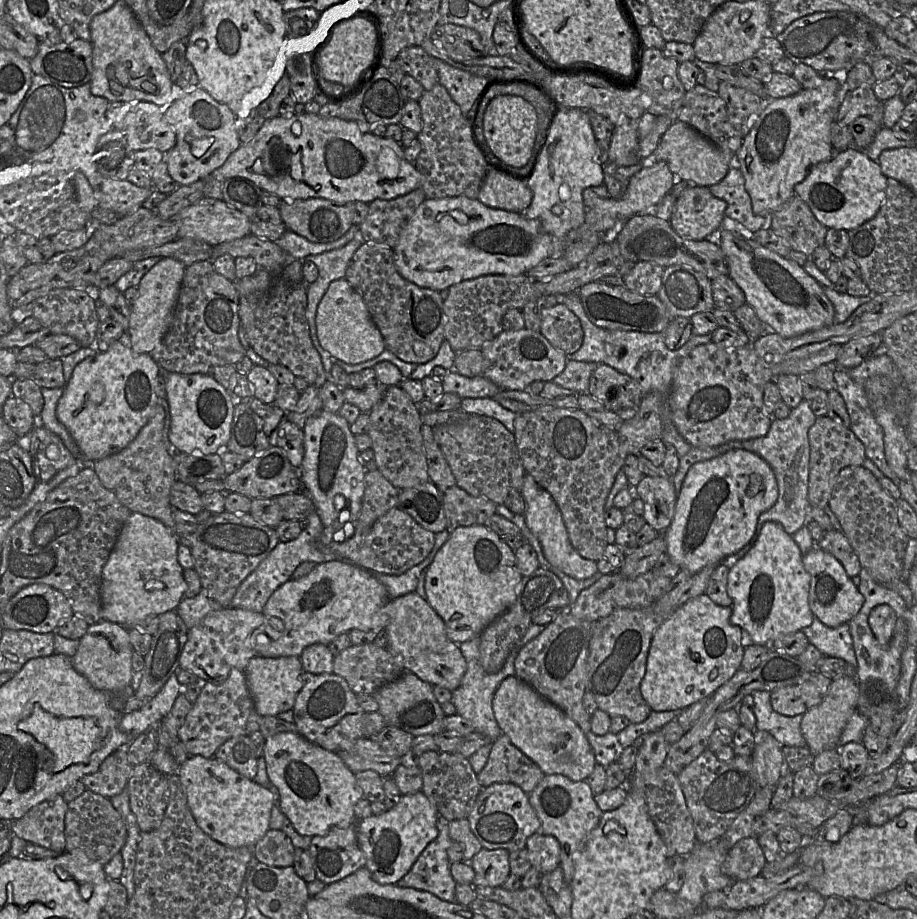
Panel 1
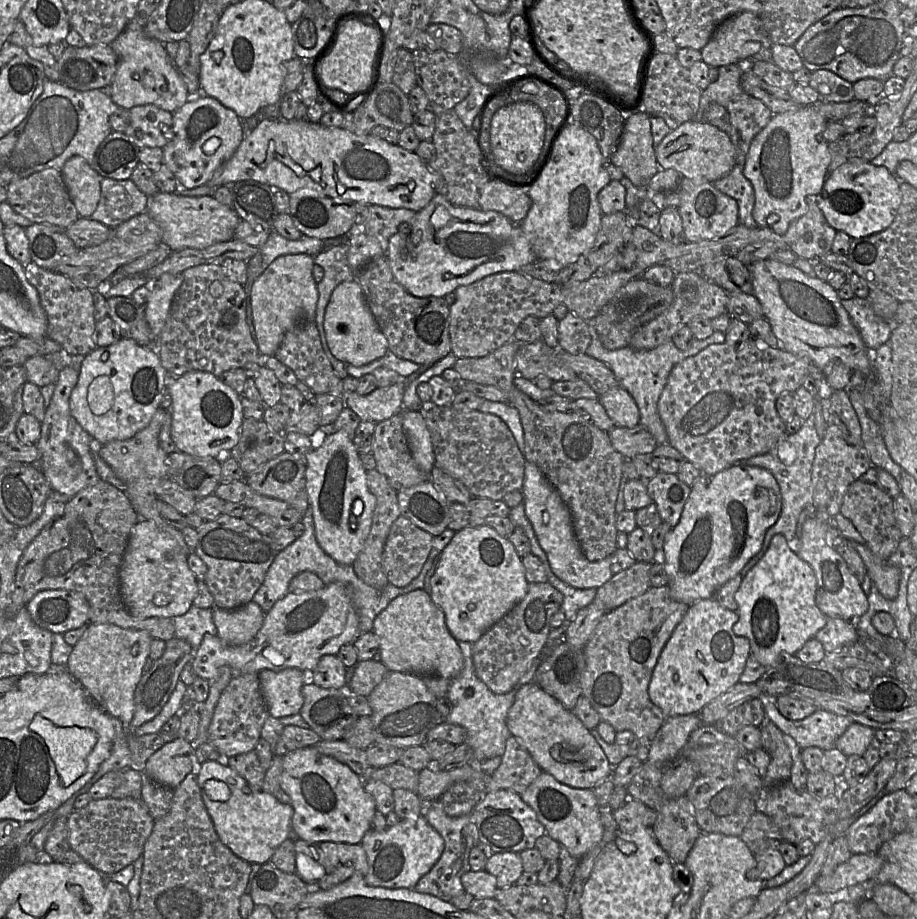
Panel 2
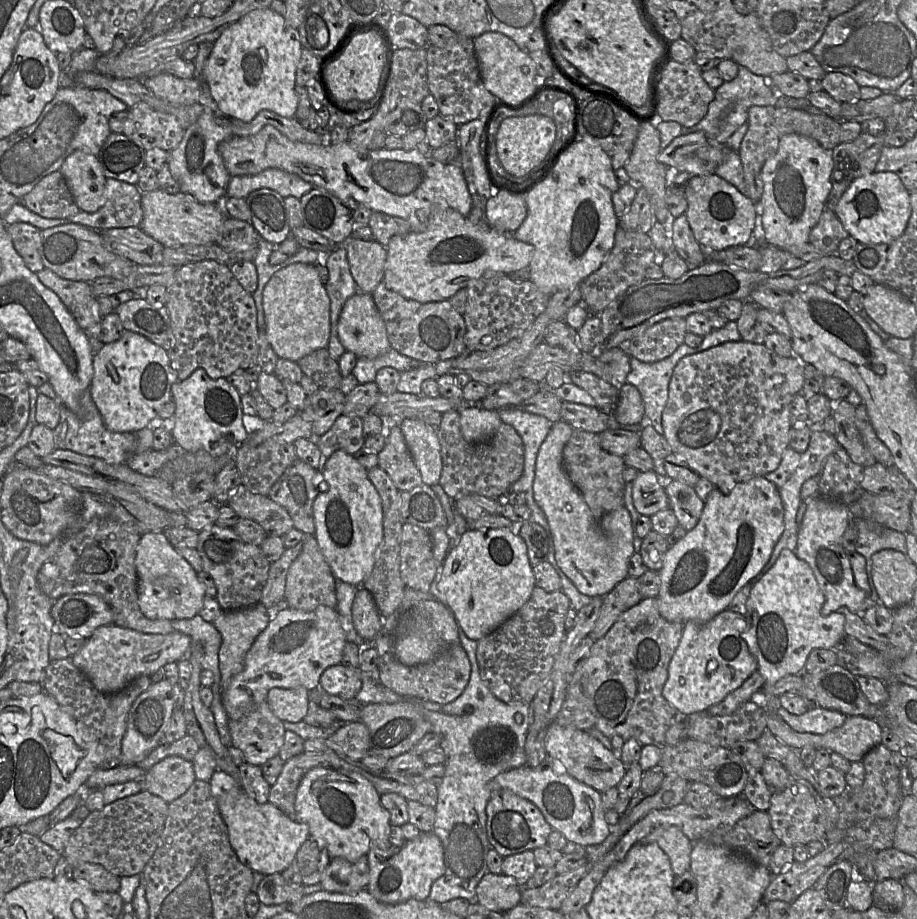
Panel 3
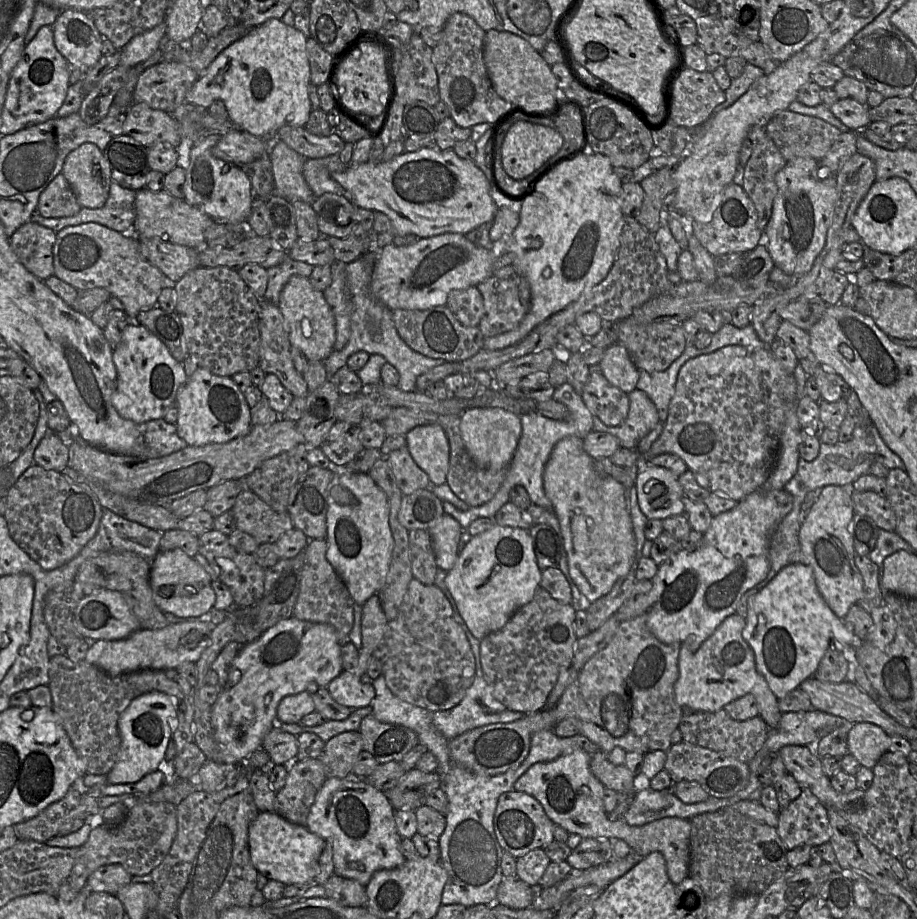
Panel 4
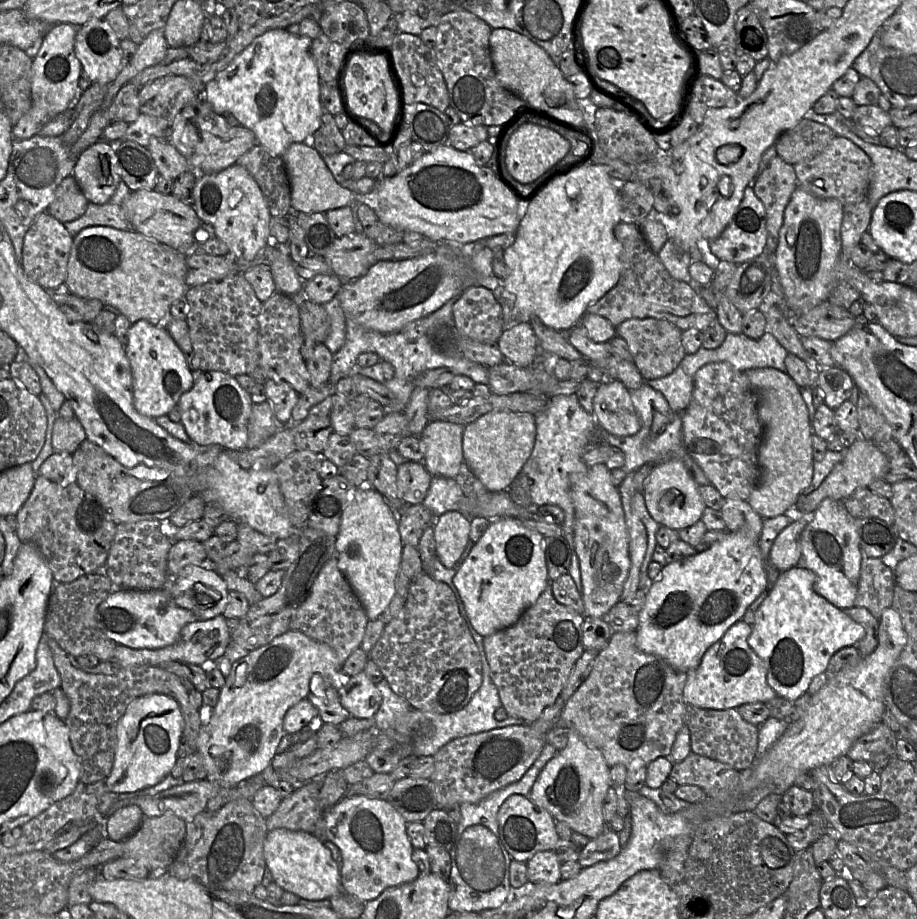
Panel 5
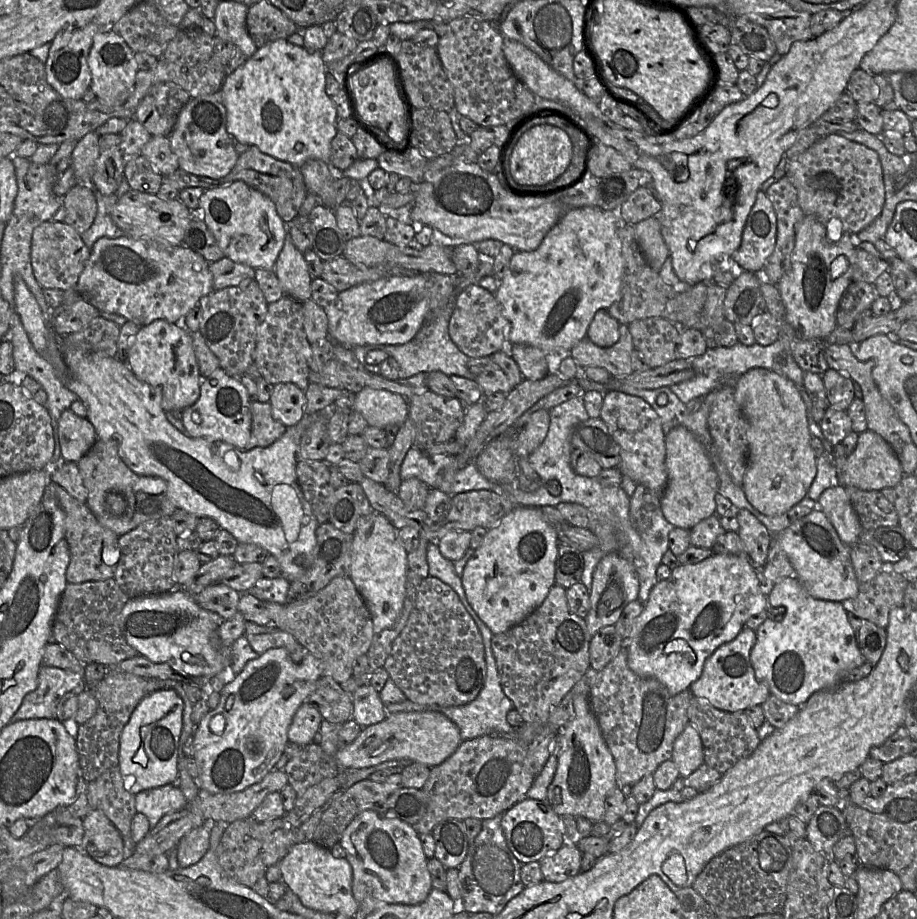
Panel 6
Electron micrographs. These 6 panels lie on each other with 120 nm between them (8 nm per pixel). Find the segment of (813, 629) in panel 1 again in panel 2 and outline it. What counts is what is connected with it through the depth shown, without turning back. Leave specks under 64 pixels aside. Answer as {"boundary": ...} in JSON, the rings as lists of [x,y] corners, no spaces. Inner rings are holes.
{"boundary":[[[831,617],[828,618],[825,626],[816,633],[814,638],[822,643],[826,653],[831,653],[840,647],[855,643],[859,636],[852,622]]]}

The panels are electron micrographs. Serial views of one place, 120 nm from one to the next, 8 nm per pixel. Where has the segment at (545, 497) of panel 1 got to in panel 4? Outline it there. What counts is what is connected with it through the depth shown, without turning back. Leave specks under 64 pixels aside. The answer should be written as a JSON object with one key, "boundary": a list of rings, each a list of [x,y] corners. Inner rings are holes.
{"boundary":[[[567,436],[555,444],[543,472],[544,492],[559,520],[570,576],[580,593],[590,603],[608,594],[617,580],[629,572],[636,553],[636,539],[624,486],[611,475],[598,475],[593,461],[594,459],[584,451],[583,439]]]}

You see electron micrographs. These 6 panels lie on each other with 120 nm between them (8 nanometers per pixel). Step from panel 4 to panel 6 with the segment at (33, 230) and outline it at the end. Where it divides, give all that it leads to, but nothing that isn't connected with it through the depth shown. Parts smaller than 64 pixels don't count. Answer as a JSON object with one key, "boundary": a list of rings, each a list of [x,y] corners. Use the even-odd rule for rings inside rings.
{"boundary":[[[45,221],[32,233],[31,265],[35,279],[44,289],[75,289],[89,255],[90,250],[84,244],[81,235],[64,222]]]}

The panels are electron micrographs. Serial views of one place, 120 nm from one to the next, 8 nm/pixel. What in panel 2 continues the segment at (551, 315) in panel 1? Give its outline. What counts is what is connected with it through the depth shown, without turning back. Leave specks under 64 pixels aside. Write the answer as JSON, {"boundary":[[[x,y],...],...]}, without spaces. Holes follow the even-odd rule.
{"boundary":[[[568,312],[558,321],[558,345],[564,351],[579,355],[584,354],[591,343],[588,323]]]}

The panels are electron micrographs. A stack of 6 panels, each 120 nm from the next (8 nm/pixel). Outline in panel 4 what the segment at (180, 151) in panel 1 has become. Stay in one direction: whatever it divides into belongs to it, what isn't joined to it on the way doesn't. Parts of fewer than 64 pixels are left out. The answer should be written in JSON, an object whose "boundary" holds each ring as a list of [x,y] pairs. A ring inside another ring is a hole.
{"boundary":[[[210,134],[190,147],[189,162],[185,169],[184,200],[201,209],[217,223],[245,224],[254,199],[252,184],[239,166],[213,156],[212,149],[221,137],[221,134]]]}

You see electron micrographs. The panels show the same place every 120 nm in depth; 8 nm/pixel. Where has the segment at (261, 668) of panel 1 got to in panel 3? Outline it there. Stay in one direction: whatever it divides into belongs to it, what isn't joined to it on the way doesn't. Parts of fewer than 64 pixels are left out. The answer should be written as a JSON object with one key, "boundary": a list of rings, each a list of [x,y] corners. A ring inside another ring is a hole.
{"boundary":[[[305,687],[272,688],[268,692],[267,702],[282,722],[300,722],[308,712],[309,690]]]}

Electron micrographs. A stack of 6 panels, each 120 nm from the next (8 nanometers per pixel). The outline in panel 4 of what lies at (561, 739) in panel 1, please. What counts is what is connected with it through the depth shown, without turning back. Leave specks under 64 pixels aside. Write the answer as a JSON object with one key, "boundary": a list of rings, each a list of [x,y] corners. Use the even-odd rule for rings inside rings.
{"boundary":[[[603,751],[591,754],[590,770],[604,785],[616,792],[634,793],[635,776],[623,765],[614,765]]]}

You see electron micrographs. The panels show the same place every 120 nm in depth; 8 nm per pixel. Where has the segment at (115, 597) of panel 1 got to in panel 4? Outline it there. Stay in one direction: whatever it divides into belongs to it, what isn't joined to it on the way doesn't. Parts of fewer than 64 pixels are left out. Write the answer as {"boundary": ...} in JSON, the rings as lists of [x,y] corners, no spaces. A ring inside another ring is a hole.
{"boundary":[[[180,549],[159,551],[151,563],[150,586],[155,604],[162,612],[187,621],[204,619],[214,608],[216,597],[211,582],[203,567]]]}

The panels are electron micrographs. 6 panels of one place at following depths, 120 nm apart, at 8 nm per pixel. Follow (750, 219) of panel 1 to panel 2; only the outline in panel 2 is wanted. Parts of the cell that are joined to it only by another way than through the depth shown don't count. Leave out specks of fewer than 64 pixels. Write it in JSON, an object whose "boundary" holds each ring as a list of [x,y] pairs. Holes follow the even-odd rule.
{"boundary":[[[736,164],[726,176],[713,182],[715,188],[736,200],[738,205],[739,224],[758,228],[753,217],[755,194],[751,182],[743,175],[743,166]]]}

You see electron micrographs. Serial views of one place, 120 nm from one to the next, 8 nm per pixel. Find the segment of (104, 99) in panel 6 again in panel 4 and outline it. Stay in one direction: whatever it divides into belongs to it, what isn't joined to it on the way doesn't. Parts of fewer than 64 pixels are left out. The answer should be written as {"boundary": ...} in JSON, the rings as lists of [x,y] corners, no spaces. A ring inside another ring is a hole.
{"boundary":[[[61,10],[51,28],[57,50],[81,70],[92,68],[103,56],[103,37],[86,12]]]}

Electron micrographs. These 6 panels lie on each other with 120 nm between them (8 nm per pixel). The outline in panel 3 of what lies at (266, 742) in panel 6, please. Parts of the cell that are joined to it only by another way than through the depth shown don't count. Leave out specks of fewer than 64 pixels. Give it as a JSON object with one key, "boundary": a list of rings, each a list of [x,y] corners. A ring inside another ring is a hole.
{"boundary":[[[318,606],[311,611],[290,607],[271,612],[272,618],[265,630],[256,638],[245,658],[244,668],[236,674],[224,693],[223,706],[230,720],[238,720],[267,701],[272,688],[292,689],[305,687],[309,691],[320,686],[322,673],[330,666],[341,663],[343,649],[347,643],[345,631],[335,608]]]}

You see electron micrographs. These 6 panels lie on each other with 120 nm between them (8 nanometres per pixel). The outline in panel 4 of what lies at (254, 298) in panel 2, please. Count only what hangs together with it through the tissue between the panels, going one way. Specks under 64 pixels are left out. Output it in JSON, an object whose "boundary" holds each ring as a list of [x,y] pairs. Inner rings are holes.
{"boundary":[[[291,276],[281,291],[278,307],[291,346],[301,350],[309,361],[324,361],[333,352],[336,341],[334,313],[323,292],[316,290],[309,278]]]}

